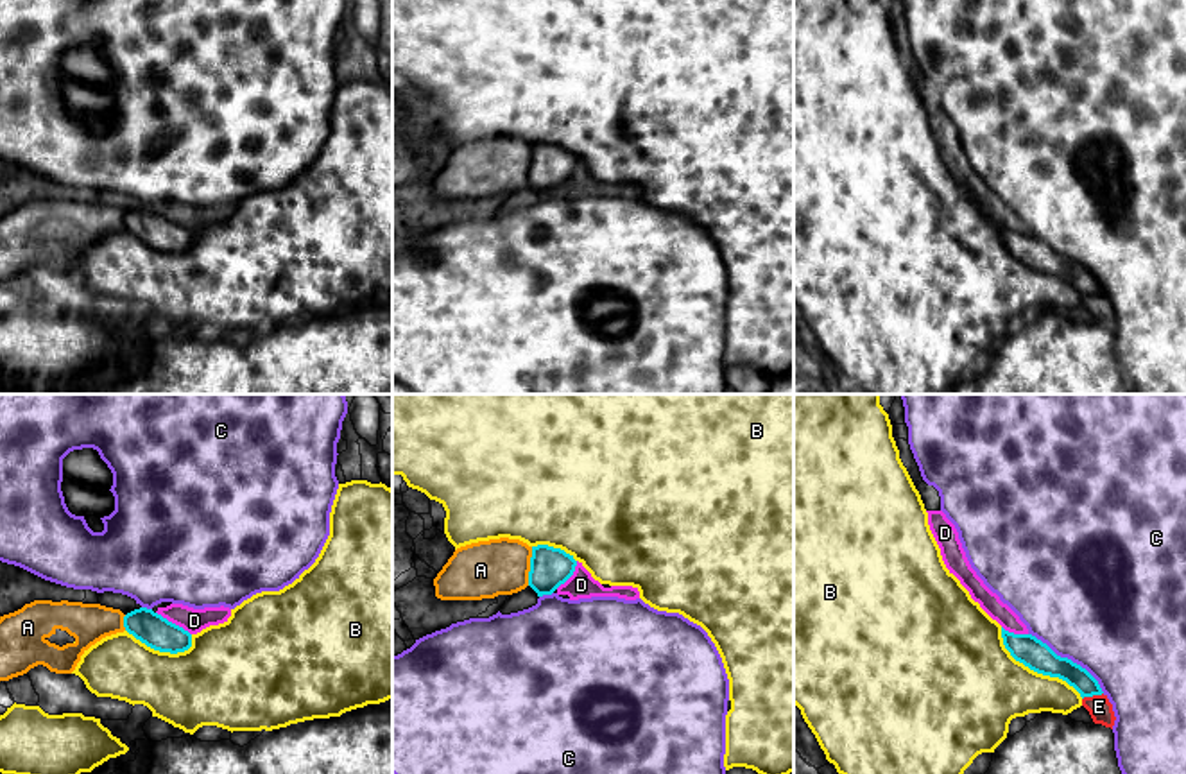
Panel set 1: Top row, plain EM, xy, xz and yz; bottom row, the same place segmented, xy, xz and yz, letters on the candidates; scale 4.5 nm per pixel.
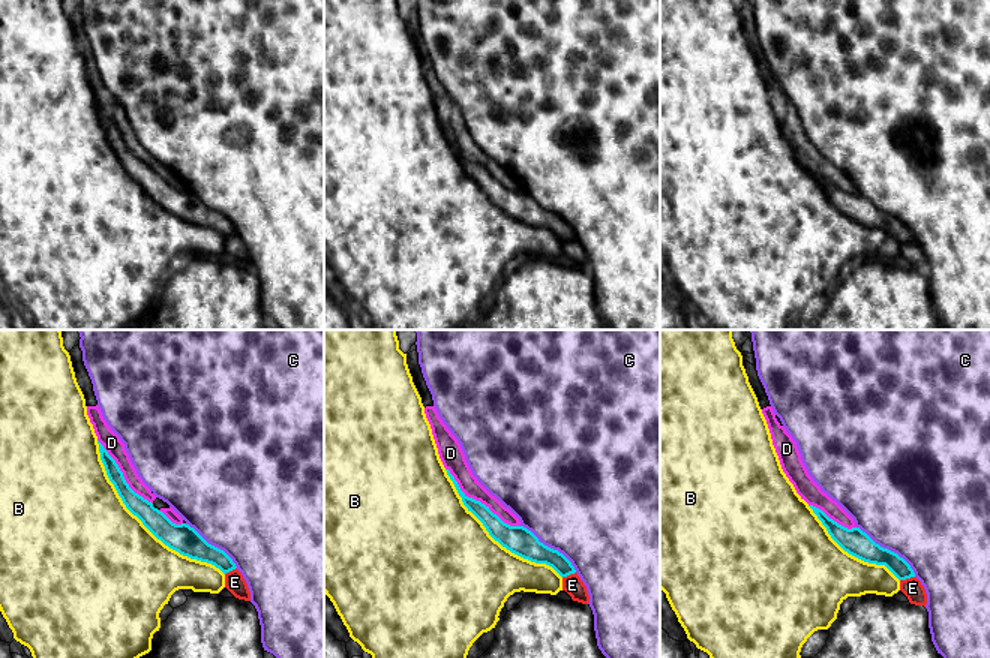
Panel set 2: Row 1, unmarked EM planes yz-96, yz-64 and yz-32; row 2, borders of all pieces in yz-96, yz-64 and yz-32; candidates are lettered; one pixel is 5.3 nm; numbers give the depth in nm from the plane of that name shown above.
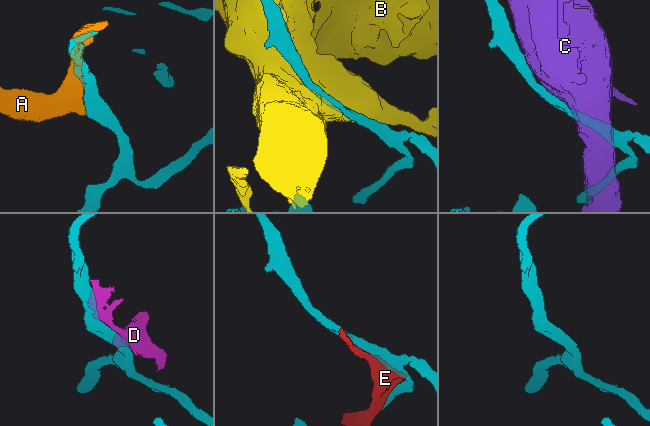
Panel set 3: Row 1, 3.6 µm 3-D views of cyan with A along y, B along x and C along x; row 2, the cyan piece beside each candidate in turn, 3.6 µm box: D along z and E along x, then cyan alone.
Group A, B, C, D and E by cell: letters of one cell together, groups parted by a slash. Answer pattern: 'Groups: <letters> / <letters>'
Groups: A D E / B / C

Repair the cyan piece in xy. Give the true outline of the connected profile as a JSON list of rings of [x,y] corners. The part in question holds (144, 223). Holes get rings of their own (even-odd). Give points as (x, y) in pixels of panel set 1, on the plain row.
[[[147,206],[127,211],[124,226],[136,238],[159,251],[177,253],[192,245],[188,229]]]

